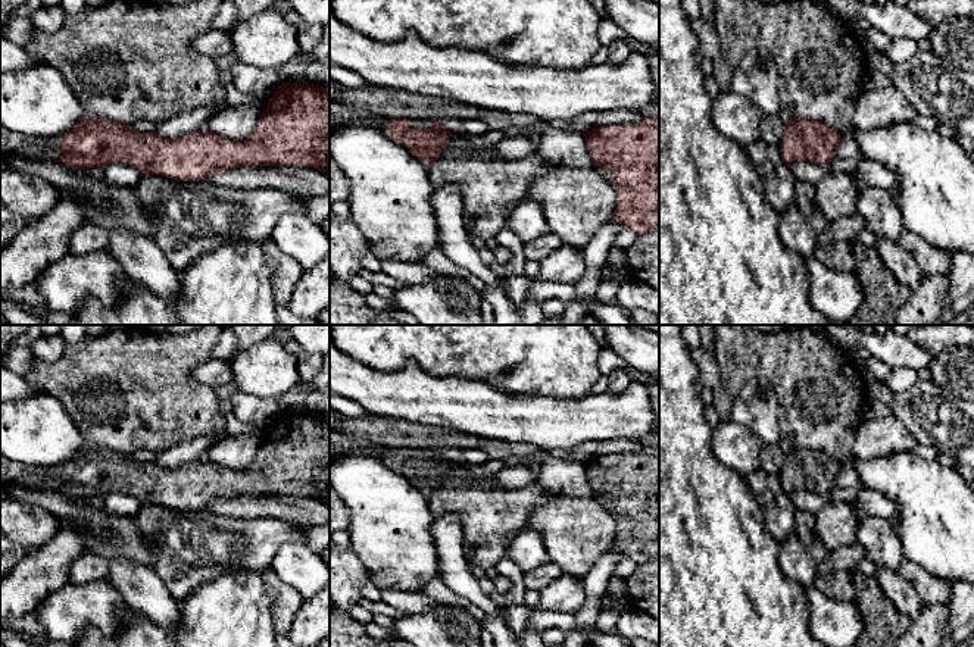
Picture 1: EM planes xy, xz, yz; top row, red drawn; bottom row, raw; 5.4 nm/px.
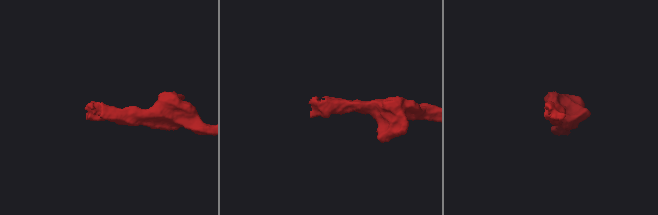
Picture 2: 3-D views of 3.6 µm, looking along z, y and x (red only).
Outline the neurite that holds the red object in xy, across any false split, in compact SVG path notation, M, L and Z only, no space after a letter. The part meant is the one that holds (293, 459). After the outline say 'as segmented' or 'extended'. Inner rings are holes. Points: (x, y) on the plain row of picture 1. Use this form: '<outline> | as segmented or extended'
M306 410L282 412L268 431L252 465L230 469L206 457L178 469L163 469L156 462L138 462L113 450L84 446L72 459L54 468L31 468L0 454L0 485L25 485L59 490L77 498L125 493L143 504L179 510L207 510L215 500L244 496L308 496L324 501L330 488L330 425L327 419Z | extended

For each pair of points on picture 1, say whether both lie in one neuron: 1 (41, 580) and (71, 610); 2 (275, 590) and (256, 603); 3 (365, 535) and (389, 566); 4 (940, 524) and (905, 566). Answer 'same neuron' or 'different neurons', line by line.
1: different neurons
2: different neurons
3: same neuron
4: different neurons

